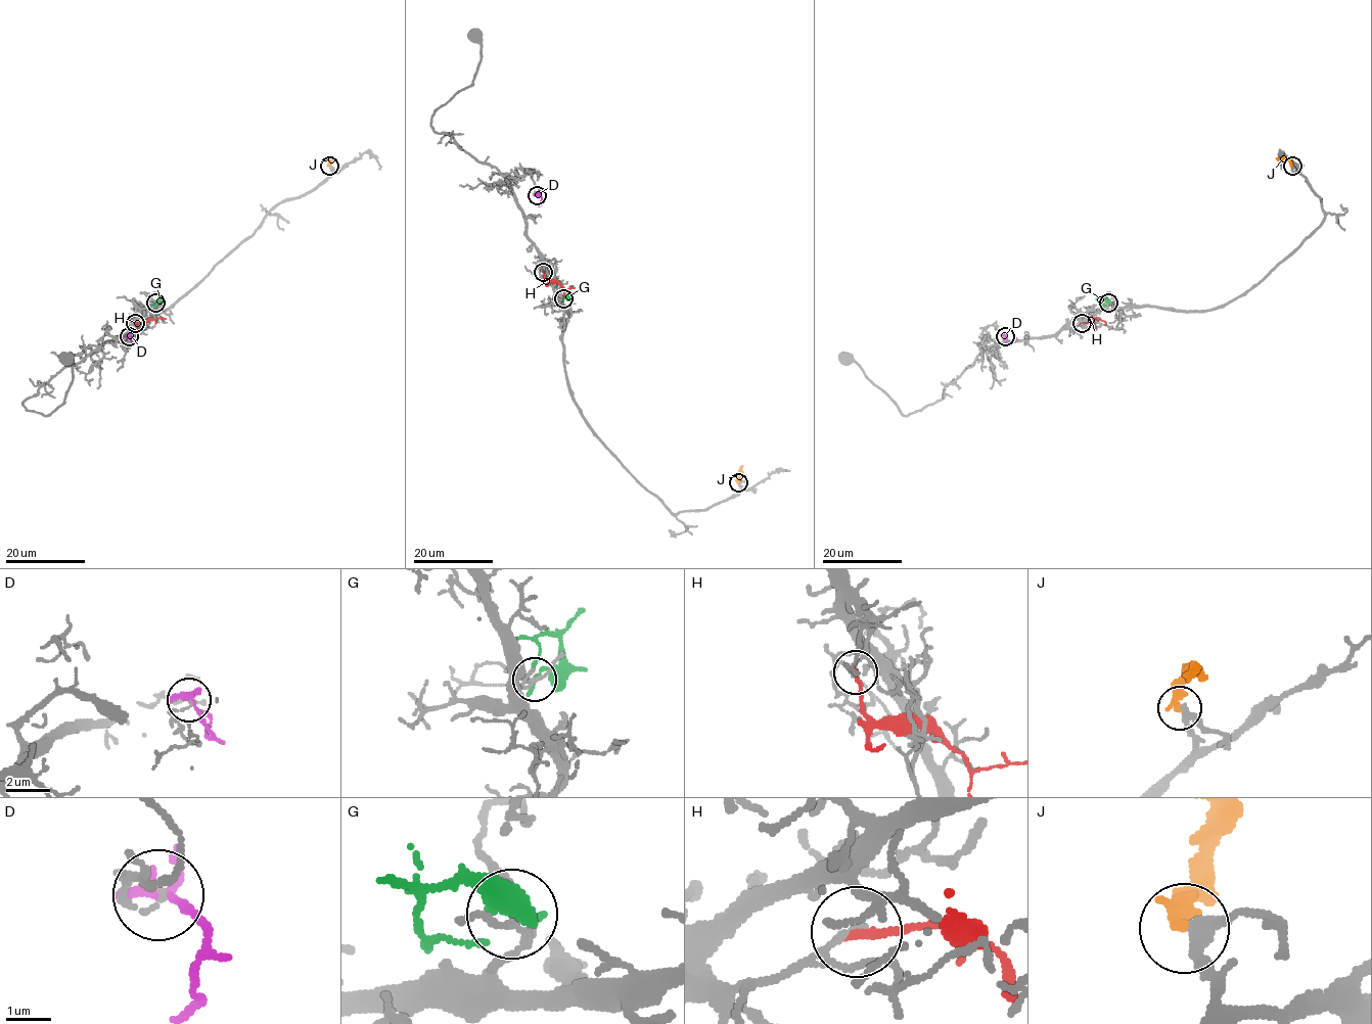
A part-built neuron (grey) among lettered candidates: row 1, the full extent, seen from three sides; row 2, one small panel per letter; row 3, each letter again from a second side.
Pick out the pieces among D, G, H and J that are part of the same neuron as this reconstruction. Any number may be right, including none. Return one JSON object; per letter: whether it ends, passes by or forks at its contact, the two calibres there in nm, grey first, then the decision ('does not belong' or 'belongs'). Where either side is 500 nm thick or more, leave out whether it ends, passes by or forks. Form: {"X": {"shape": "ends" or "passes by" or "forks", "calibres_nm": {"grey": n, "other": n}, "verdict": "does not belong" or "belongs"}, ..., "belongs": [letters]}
{"D": {"shape": "passes by", "calibres_nm": {"grey": 90, "other": 240}, "verdict": "does not belong"}, "G": {"shape": "ends", "calibres_nm": {"grey": 130, "other": 220}, "verdict": "does not belong"}, "H": {"shape": "ends", "calibres_nm": {"grey": 130, "other": 200}, "verdict": "does not belong"}, "J": {"shape": "ends", "calibres_nm": {"grey": 260, "other": 400}, "verdict": "belongs"}, "belongs": ["J"]}

